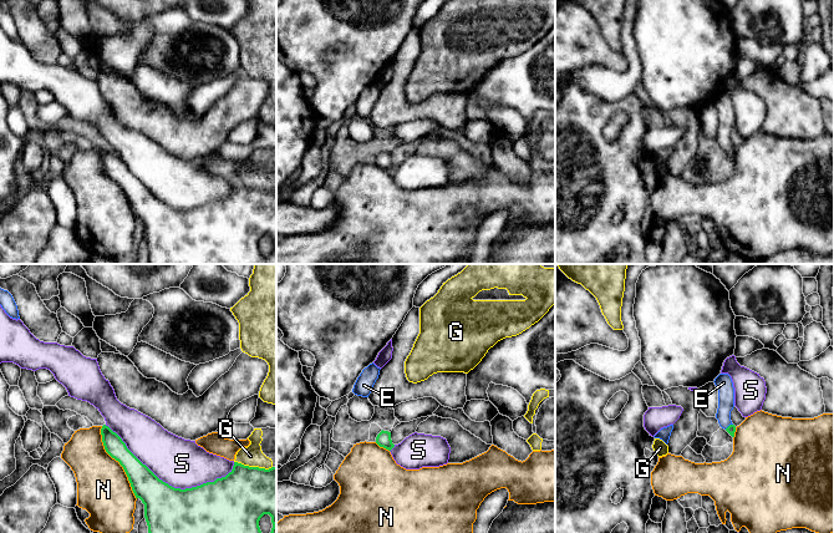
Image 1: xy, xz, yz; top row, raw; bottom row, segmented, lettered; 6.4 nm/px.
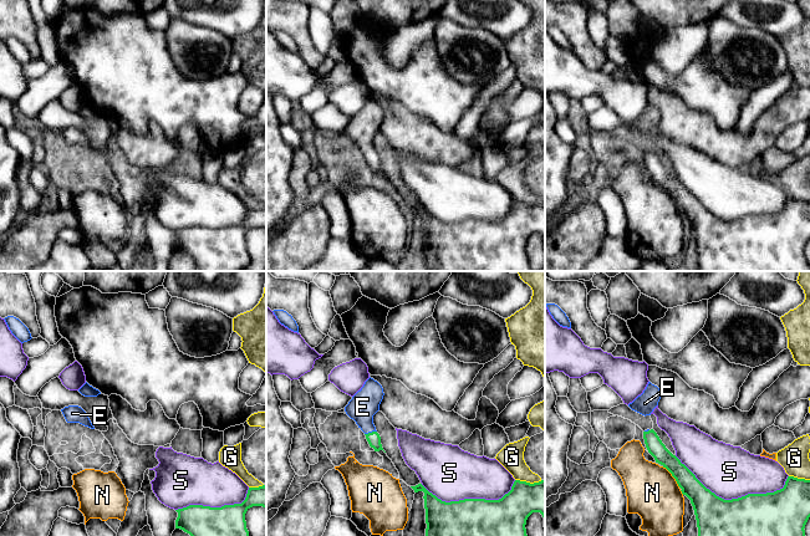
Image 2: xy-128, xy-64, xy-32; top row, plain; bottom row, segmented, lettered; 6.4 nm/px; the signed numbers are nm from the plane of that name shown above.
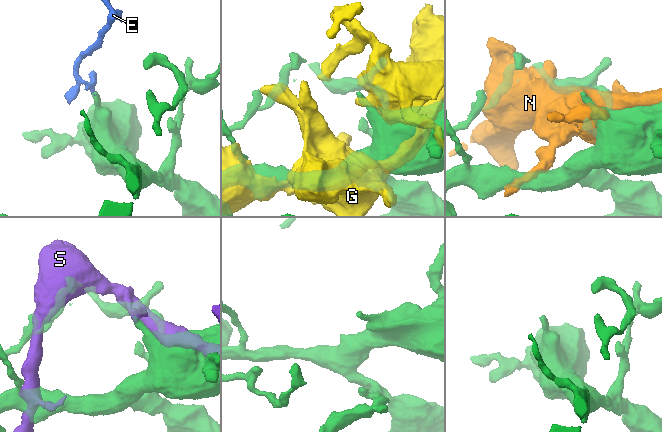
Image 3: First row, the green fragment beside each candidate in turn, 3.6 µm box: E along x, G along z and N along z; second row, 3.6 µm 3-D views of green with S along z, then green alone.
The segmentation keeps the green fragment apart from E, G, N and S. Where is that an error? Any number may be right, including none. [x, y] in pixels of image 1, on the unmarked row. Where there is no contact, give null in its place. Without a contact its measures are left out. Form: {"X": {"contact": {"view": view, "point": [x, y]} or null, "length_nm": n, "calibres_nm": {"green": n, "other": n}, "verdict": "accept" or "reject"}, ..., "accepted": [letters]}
{"E": {"contact": {"view": "yz", "point": [730, 146]}, "length_nm": 70, "calibres_nm": {"green": 60, "other": 110}, "verdict": "accept"}, "G": {"contact": {"view": "xy", "point": [253, 188]}, "length_nm": 260, "calibres_nm": {"green": 360, "other": 140}, "verdict": "reject"}, "N": {"contact": {"view": "xy", "point": [118, 182]}, "length_nm": 500, "calibres_nm": {"green": 190, "other": 340}, "verdict": "reject"}, "S": {"contact": {"view": "xy", "point": [168, 206]}, "length_nm": 900, "calibres_nm": {"green": 420, "other": 320}, "verdict": "reject"}, "accepted": ["E"]}

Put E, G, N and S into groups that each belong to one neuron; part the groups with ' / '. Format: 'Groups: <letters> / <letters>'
Groups: E / G / N / S

